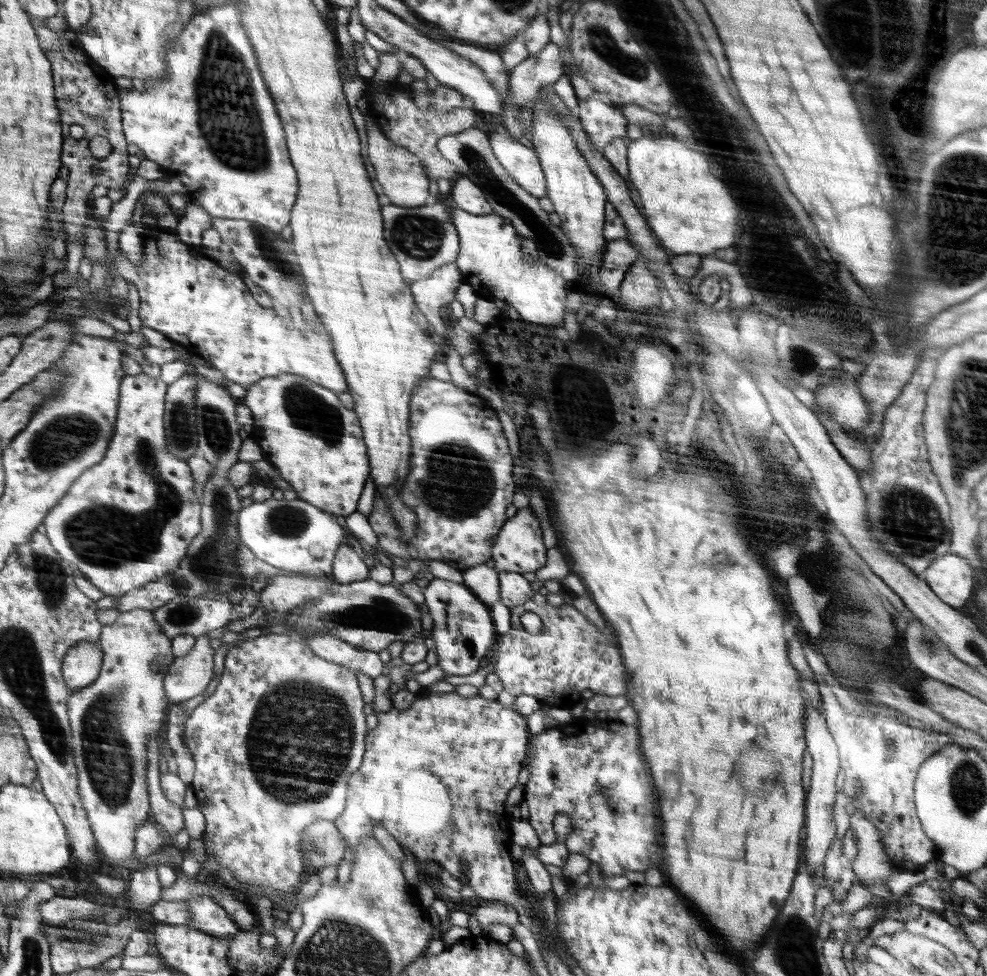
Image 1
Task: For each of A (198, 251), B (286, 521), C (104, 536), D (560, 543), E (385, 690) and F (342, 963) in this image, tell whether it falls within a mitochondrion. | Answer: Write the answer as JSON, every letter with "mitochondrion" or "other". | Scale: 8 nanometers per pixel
{"A":"other","B":"mitochondrion","C":"mitochondrion","D":"other","E":"other","F":"mitochondrion"}

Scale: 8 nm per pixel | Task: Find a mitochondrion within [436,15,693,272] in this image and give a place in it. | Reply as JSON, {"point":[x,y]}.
{"point":[478,167]}

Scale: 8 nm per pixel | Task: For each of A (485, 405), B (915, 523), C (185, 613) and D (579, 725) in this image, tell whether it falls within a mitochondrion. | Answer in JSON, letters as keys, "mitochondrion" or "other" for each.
{"A":"other","B":"mitochondrion","C":"mitochondrion","D":"other"}

